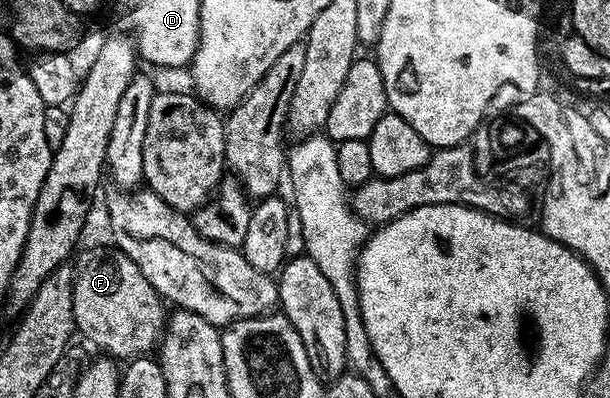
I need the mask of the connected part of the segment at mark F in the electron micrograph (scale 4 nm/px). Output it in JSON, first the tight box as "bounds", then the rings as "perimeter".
{"bounds":[72,249,168,359],"perimeter":[[[90,249],[87,253],[77,254],[72,295],[77,332],[102,349],[98,351],[114,359],[149,354],[161,342],[168,316],[167,306],[156,287],[144,279],[144,271],[140,271],[140,267],[136,267],[121,249],[110,249]]]}

